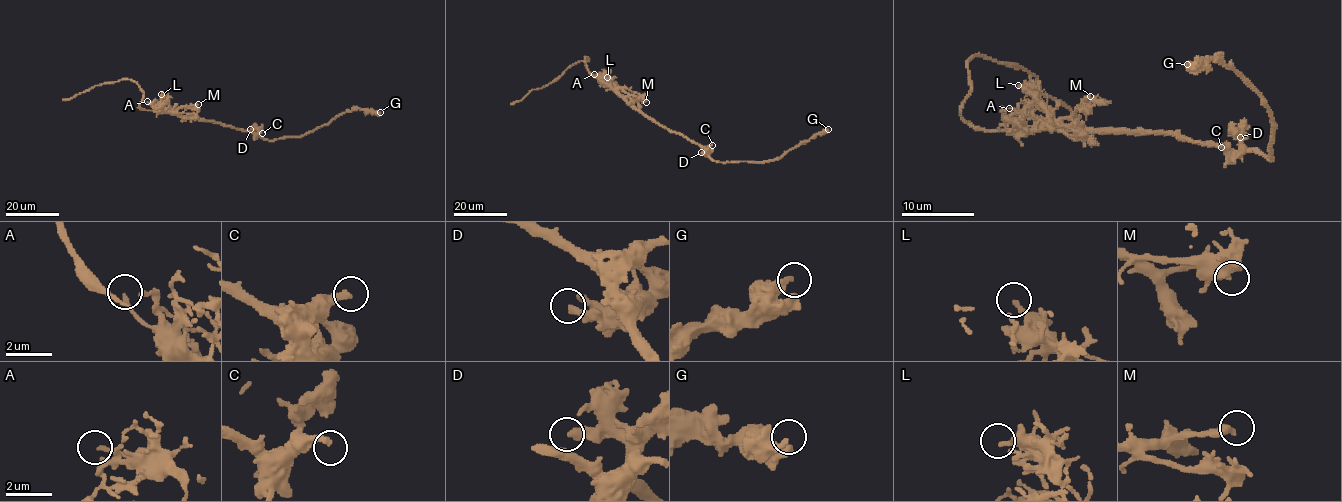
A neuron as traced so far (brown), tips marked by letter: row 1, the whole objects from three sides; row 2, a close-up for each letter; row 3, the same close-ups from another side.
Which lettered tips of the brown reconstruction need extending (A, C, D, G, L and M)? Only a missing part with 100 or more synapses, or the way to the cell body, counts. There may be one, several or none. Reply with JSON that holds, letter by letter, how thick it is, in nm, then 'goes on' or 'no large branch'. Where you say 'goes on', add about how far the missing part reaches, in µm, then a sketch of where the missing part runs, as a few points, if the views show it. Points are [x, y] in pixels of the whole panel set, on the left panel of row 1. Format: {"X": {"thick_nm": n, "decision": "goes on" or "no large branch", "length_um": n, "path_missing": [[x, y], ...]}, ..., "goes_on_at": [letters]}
{"A": {"thick_nm": 150, "decision": "no large branch"}, "C": {"thick_nm": 300, "decision": "no large branch"}, "D": {"thick_nm": 300, "decision": "no large branch"}, "G": {"thick_nm": 320, "decision": "no large branch"}, "L": {"thick_nm": 200, "decision": "no large branch"}, "M": {"thick_nm": 380, "decision": "no large branch"}, "goes_on_at": []}

